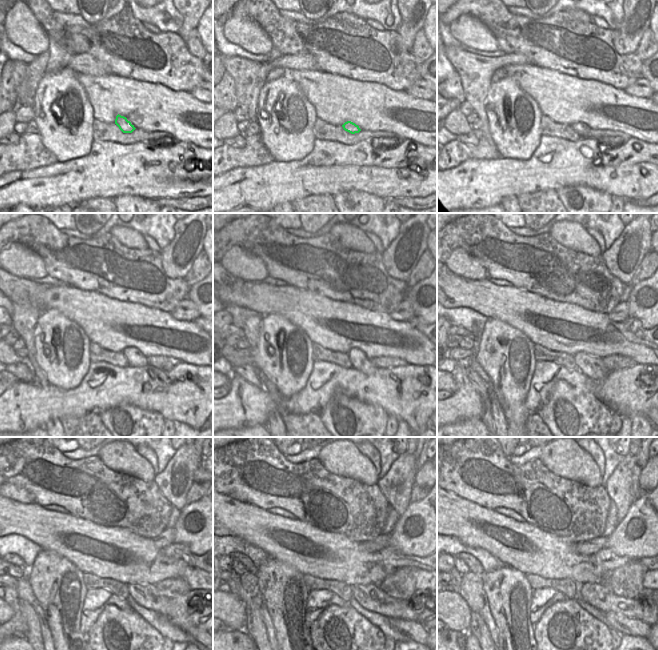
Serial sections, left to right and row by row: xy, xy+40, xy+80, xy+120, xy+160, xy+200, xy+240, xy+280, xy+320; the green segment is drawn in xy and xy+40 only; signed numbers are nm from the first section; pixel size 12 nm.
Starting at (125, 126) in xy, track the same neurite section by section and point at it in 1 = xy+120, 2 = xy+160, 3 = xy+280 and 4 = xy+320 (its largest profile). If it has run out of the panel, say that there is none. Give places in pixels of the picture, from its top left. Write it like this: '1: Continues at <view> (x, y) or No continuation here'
1: Continues at xy+120 (135, 358)
2: Continues at xy+160 (360, 362)
3: Continues at xy+280 (372, 597)
4: Continues at xy+320 (594, 594)

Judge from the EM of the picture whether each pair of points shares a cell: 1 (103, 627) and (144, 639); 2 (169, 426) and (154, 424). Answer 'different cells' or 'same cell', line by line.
1: same cell
2: different cells

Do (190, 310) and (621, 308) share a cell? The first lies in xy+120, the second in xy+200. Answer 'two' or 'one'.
one

